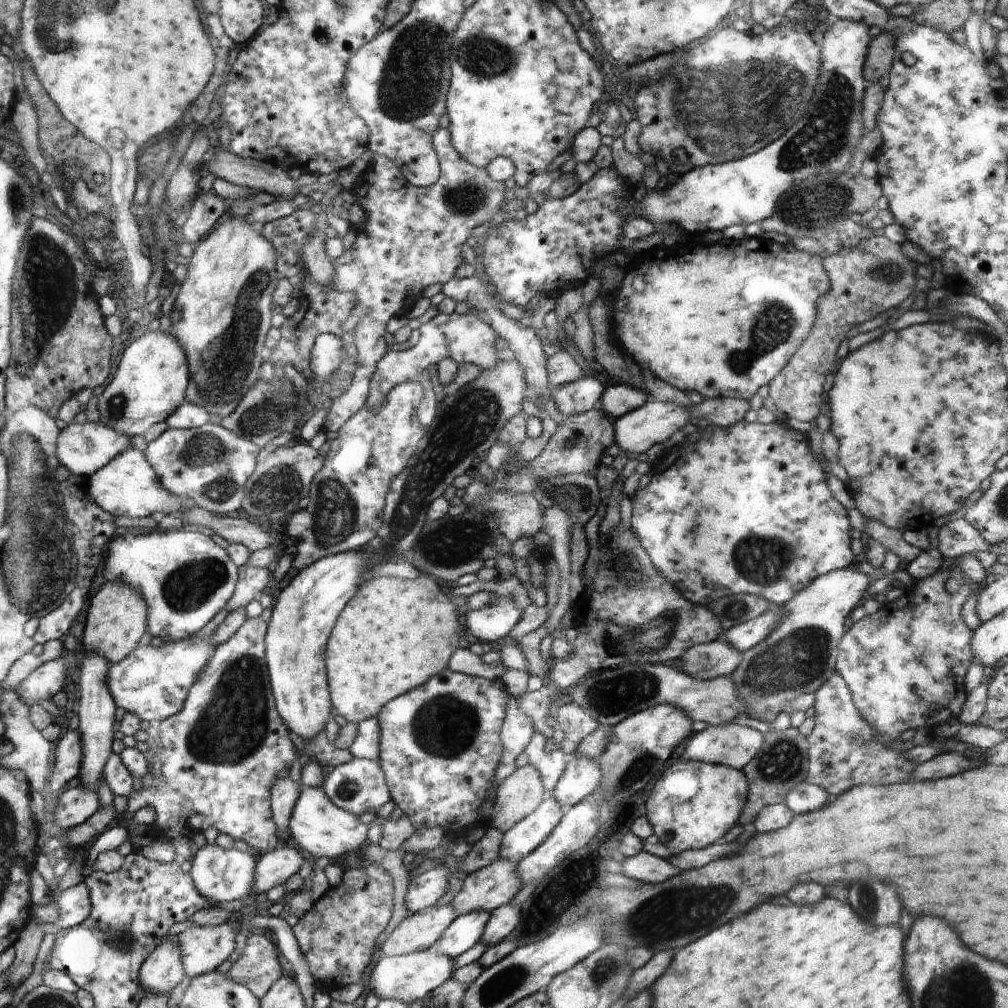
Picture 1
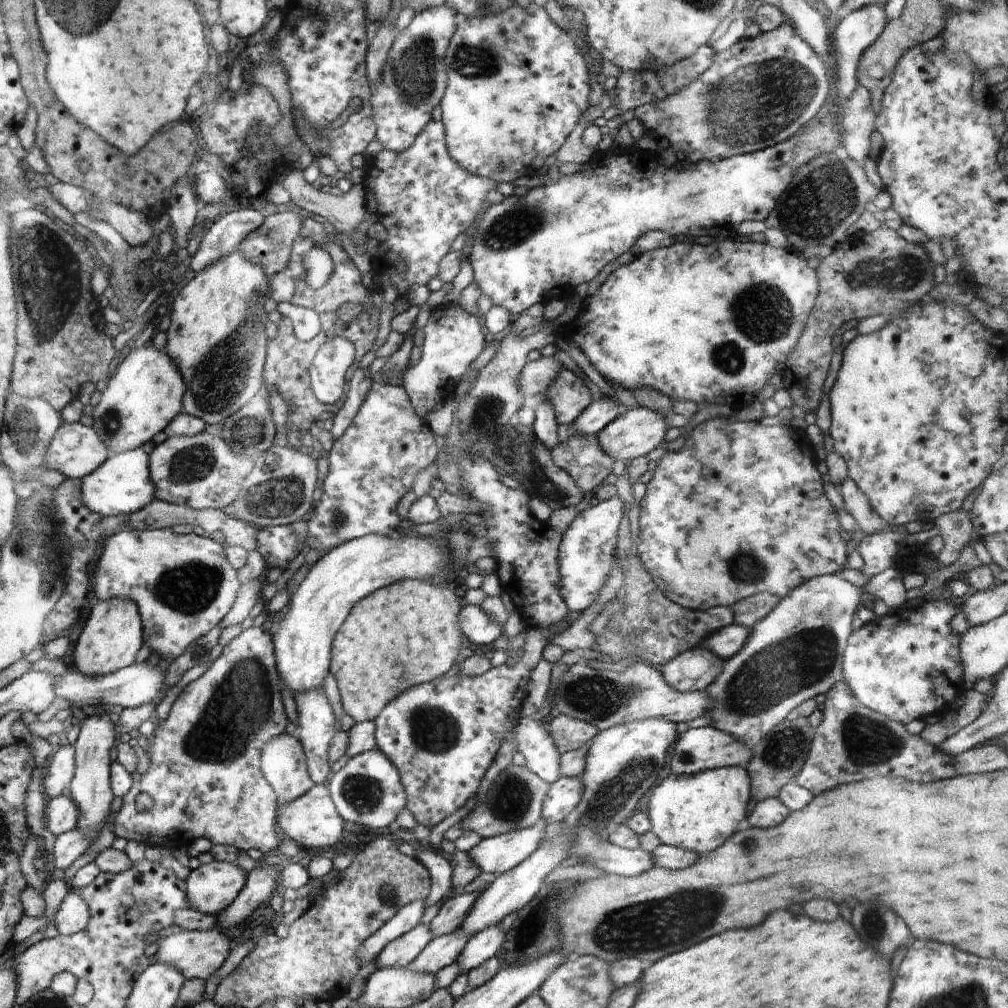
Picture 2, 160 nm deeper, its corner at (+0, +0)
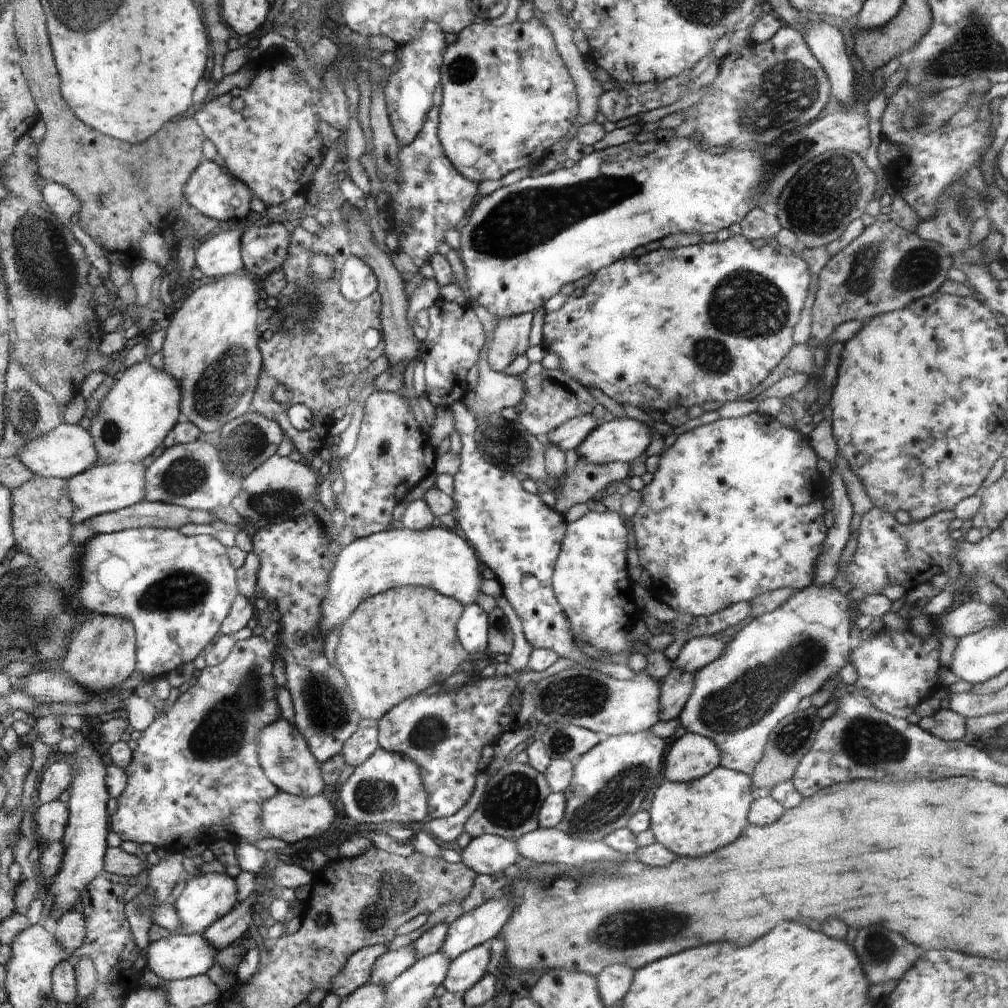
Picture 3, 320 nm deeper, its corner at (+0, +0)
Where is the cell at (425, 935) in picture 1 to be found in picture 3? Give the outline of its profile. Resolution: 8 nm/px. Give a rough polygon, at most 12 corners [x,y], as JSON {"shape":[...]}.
{"shape":[[408,947],[387,950],[374,963],[369,982],[387,985],[410,968]]}

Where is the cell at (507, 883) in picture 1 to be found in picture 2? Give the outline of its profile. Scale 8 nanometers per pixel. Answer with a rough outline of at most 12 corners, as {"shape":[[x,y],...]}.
{"shape":[[481,892],[448,899],[429,924],[433,938],[456,931]]}

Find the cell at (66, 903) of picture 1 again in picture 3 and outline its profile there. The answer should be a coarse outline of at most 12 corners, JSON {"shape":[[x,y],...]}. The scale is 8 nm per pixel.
{"shape":[[66,911],[58,920],[56,940],[68,954],[87,934],[83,914]]}

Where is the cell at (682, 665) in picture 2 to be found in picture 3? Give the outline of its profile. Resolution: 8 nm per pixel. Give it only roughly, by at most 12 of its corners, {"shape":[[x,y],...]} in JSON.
{"shape":[[672,669],[659,694],[659,721],[678,720],[693,675]]}

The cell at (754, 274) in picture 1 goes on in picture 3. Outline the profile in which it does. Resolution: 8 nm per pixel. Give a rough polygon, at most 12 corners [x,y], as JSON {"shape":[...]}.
{"shape":[[742,234],[602,267],[540,345],[661,413],[754,390],[808,264]]}

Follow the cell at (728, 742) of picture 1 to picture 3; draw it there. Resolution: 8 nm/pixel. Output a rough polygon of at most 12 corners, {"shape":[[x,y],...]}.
{"shape":[[687,732],[664,778],[691,783],[720,765],[713,740]]}

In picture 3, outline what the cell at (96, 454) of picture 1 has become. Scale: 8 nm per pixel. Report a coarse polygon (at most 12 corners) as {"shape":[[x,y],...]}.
{"shape":[[60,424],[17,456],[36,476],[94,467],[91,433]]}

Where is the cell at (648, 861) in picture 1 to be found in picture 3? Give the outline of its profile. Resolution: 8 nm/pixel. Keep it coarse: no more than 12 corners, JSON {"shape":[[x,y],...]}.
{"shape":[[538,827],[515,839],[519,856],[568,866],[630,859],[603,840]]}

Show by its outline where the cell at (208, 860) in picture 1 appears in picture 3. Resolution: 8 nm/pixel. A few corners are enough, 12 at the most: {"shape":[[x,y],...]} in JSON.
{"shape":[[199,872],[173,903],[201,935],[237,904],[236,878]]}

